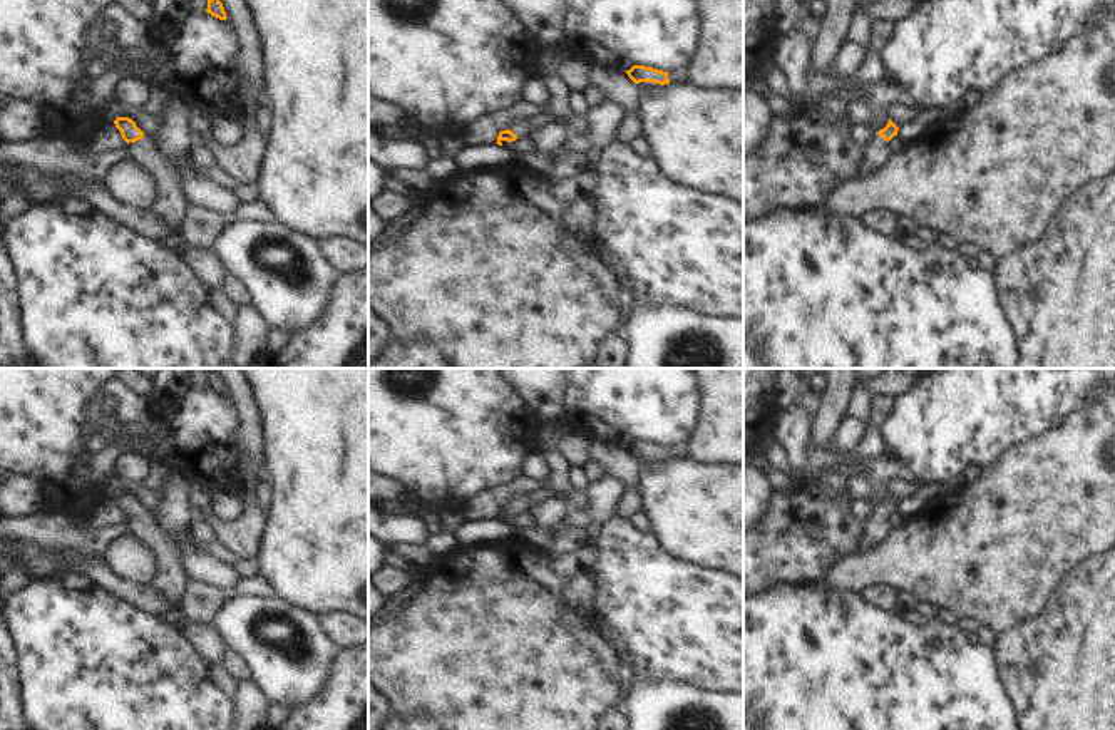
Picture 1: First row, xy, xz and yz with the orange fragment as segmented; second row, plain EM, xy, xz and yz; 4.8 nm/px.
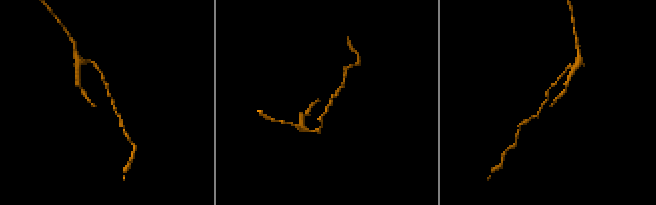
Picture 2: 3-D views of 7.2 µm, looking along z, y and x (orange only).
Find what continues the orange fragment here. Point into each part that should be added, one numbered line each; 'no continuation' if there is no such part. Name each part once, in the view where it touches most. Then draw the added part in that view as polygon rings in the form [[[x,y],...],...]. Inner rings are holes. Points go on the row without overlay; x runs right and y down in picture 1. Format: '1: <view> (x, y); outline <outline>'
1: xy (168, 563); outline [[[144,511],[127,519],[127,534],[137,537],[152,554],[152,586],[169,601],[179,601],[188,576],[174,537],[157,524],[157,514]]]

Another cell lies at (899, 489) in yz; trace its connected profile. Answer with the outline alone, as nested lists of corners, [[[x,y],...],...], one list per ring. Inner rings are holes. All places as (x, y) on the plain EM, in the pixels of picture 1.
[[[889,479],[889,481],[884,481],[884,484],[887,486],[889,494],[897,502],[909,499],[917,492],[917,489],[912,484],[899,481],[899,479]]]

